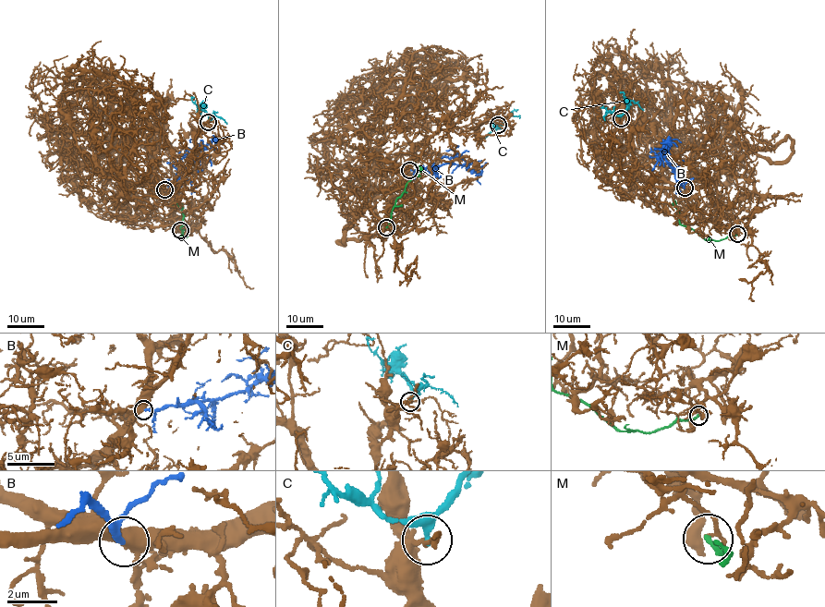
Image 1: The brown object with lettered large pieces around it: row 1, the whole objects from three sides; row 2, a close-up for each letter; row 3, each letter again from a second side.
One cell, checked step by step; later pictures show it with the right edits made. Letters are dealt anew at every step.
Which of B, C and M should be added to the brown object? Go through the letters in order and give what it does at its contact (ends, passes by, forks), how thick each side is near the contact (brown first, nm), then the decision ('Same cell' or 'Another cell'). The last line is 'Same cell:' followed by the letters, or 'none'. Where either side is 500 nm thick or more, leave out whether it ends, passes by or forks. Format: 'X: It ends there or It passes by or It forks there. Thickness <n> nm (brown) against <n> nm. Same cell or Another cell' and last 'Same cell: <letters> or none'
B: Thickness 500 nm (brown) against 220 nm. Same cell
C: It ends there. Thickness 140 nm (brown) against 340 nm. Another cell
M: It ends there. Thickness 170 nm (brown) against 200 nm. Another cell
Same cell: B

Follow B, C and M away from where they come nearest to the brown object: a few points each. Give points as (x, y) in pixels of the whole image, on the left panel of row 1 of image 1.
B: (164, 189), (172, 185), (192, 159), (200, 158), (208, 144), (222, 149)
C: (208, 122), (209, 117), (200, 103), (197, 113)
M: (179, 229), (183, 233), (180, 238), (182, 208), (172, 206)

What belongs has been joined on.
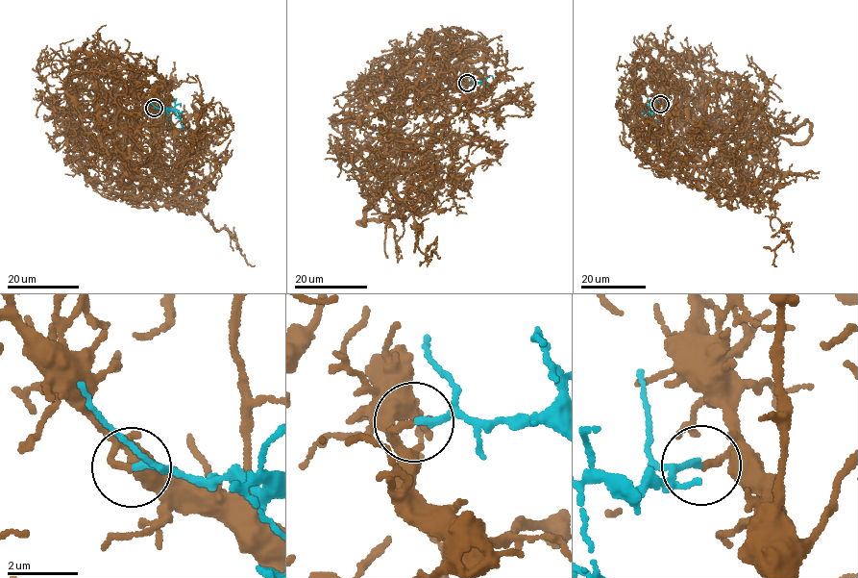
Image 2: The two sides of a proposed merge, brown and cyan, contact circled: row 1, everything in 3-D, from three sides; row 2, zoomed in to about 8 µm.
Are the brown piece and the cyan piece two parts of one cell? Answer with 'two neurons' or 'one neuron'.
one neuron

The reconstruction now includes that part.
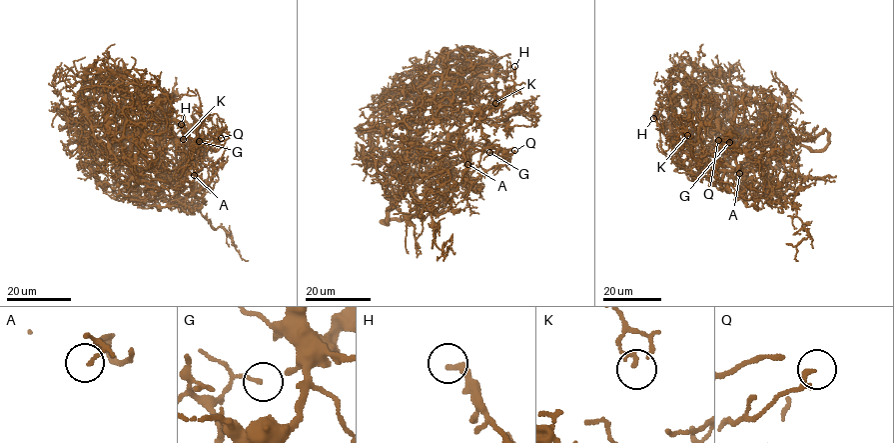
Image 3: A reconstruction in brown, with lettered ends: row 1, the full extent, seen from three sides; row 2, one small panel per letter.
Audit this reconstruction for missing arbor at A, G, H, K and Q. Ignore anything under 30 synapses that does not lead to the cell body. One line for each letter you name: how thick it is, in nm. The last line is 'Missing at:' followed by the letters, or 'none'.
H: 200 nm
Missing at: H

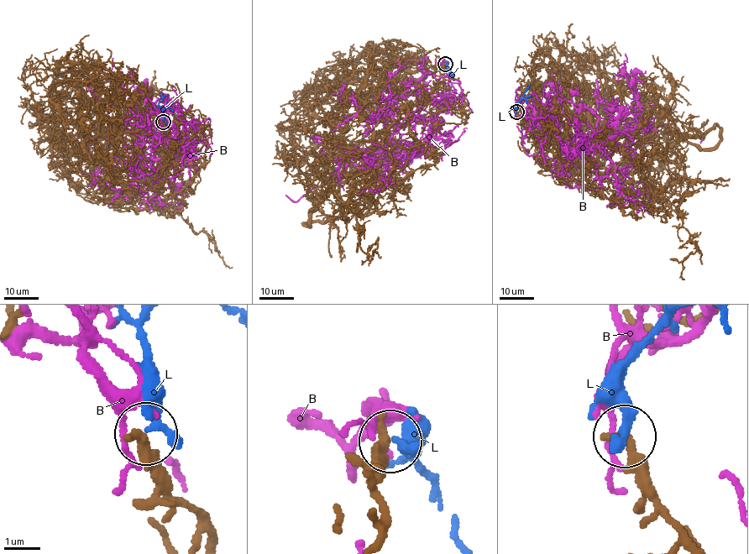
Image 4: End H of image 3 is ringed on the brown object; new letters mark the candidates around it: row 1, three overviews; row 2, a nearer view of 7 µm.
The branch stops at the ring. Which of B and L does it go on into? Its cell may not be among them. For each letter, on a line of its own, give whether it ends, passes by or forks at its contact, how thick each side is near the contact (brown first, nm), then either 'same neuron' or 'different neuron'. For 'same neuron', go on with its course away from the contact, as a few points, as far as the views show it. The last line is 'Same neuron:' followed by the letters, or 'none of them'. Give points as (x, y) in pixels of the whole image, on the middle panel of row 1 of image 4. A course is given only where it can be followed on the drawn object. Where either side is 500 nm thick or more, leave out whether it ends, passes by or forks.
B: it passes by; 240 nm thick on the brown side, 190 nm on the other; different neuron
L: it ends there; 360 nm thick on the brown side, 340 nm on the other; same neuron; it runs (445, 64), (447, 63), (445, 67), (454, 75)
Same neuron: L

